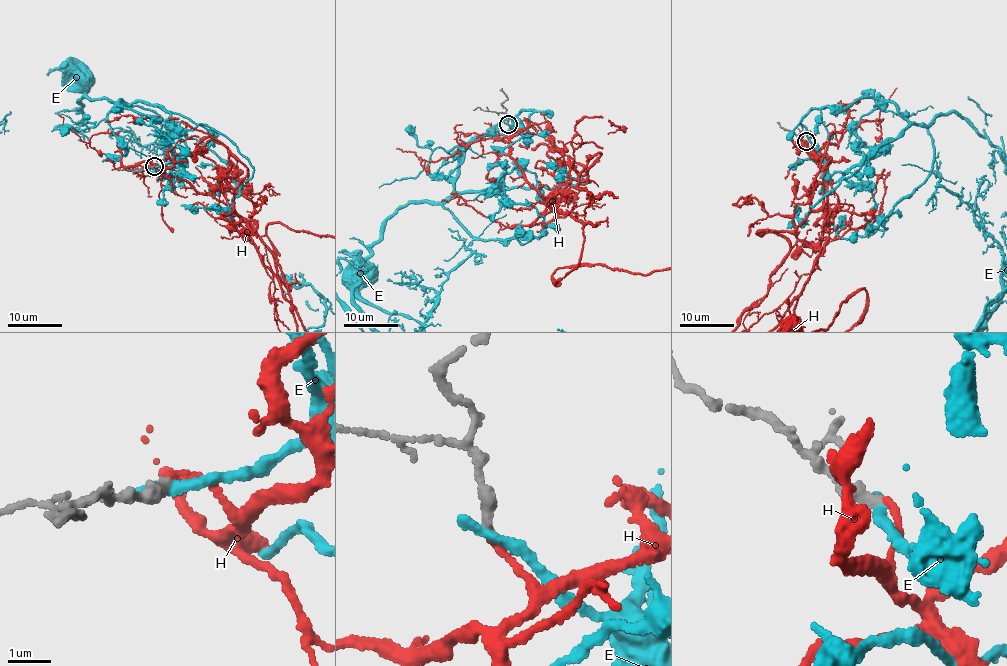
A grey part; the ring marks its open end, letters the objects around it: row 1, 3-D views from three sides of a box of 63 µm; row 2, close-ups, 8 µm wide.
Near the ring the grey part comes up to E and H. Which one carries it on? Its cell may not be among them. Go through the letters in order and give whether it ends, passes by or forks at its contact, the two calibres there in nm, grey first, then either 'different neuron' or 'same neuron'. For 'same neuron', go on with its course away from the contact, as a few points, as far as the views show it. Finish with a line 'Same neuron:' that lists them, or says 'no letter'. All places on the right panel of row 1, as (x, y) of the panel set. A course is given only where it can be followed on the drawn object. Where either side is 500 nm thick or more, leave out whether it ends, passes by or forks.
E: it ends | 320/320 nm | different neuron
H: it ends | 320/140 nm | same neuron
Same neuron: H

